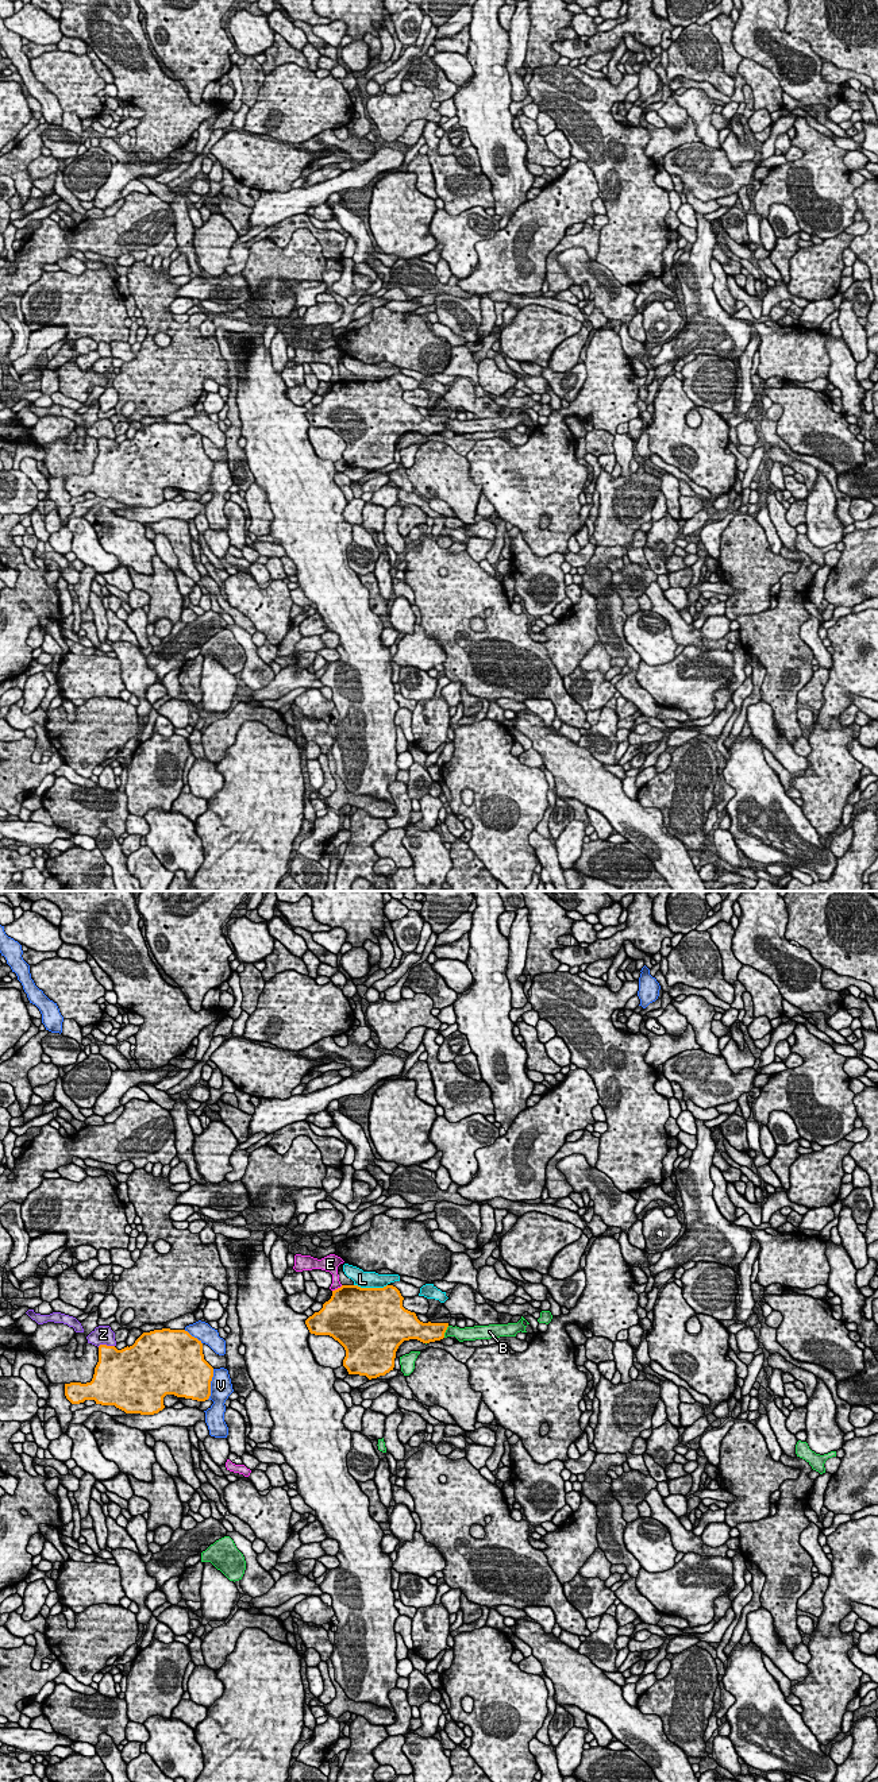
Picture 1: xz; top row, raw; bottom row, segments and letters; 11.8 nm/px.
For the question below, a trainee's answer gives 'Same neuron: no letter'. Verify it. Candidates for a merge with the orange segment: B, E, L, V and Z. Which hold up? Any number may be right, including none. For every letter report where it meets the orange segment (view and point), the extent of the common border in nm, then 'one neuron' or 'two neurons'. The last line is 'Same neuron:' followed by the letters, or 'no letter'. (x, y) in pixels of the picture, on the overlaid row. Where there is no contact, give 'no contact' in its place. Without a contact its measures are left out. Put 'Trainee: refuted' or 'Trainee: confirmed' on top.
Trainee: confirmed
B: xz (445, 1331) | 160 nm | two neurons
E: xz (338, 1288) | 140 nm | two neurons
L: xz (370, 1288) | 400 nm | two neurons
V: xz (210, 1384) | 380 nm | two neurons
Z: xz (106, 1345) | 200 nm | two neurons
Same neuron: no letter

